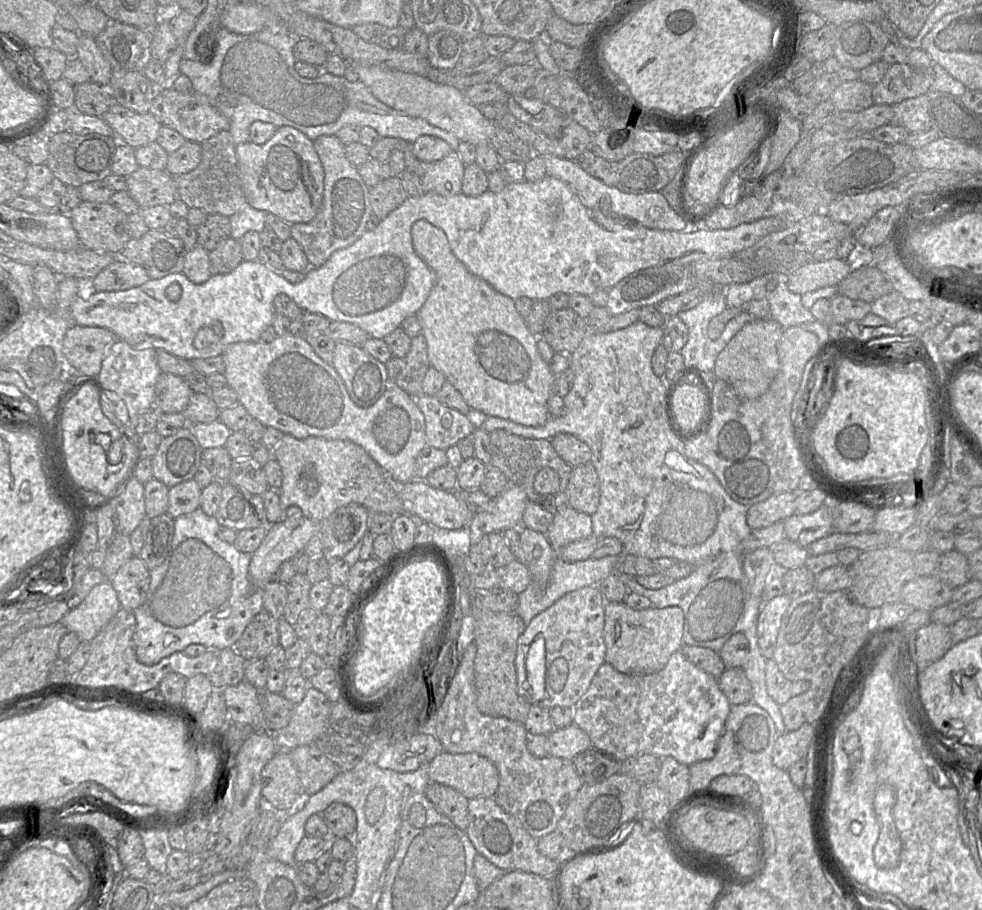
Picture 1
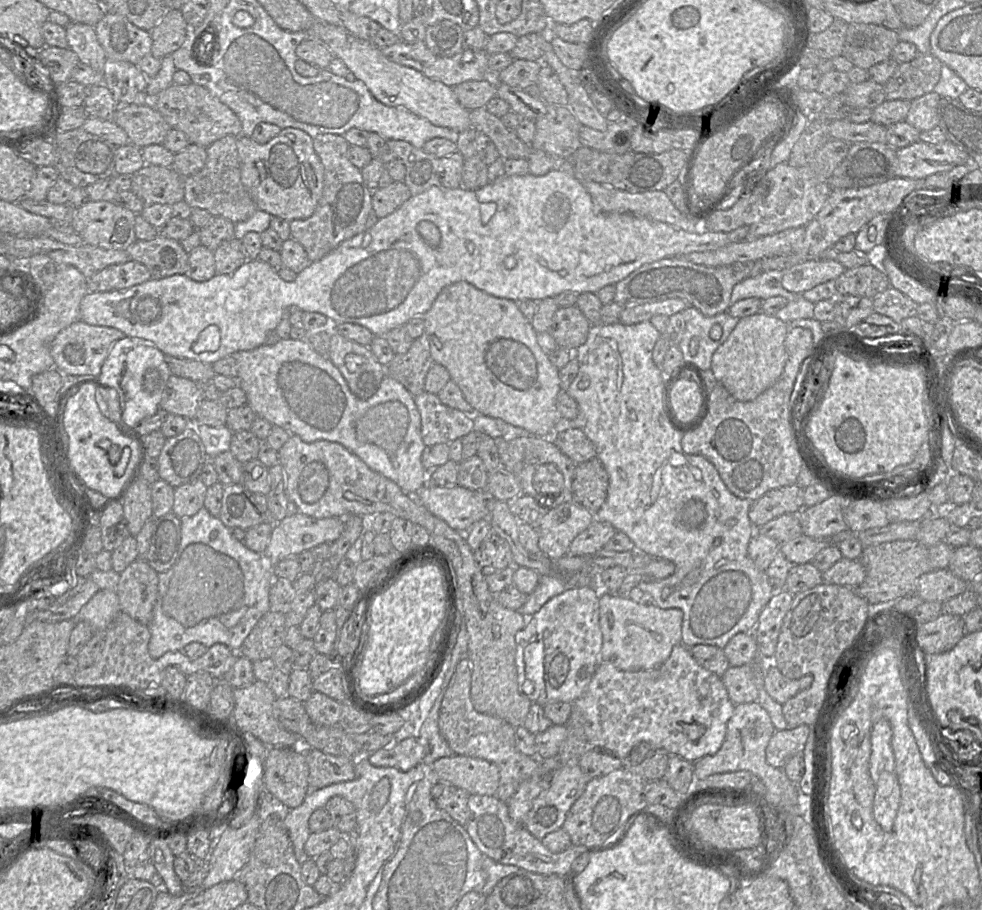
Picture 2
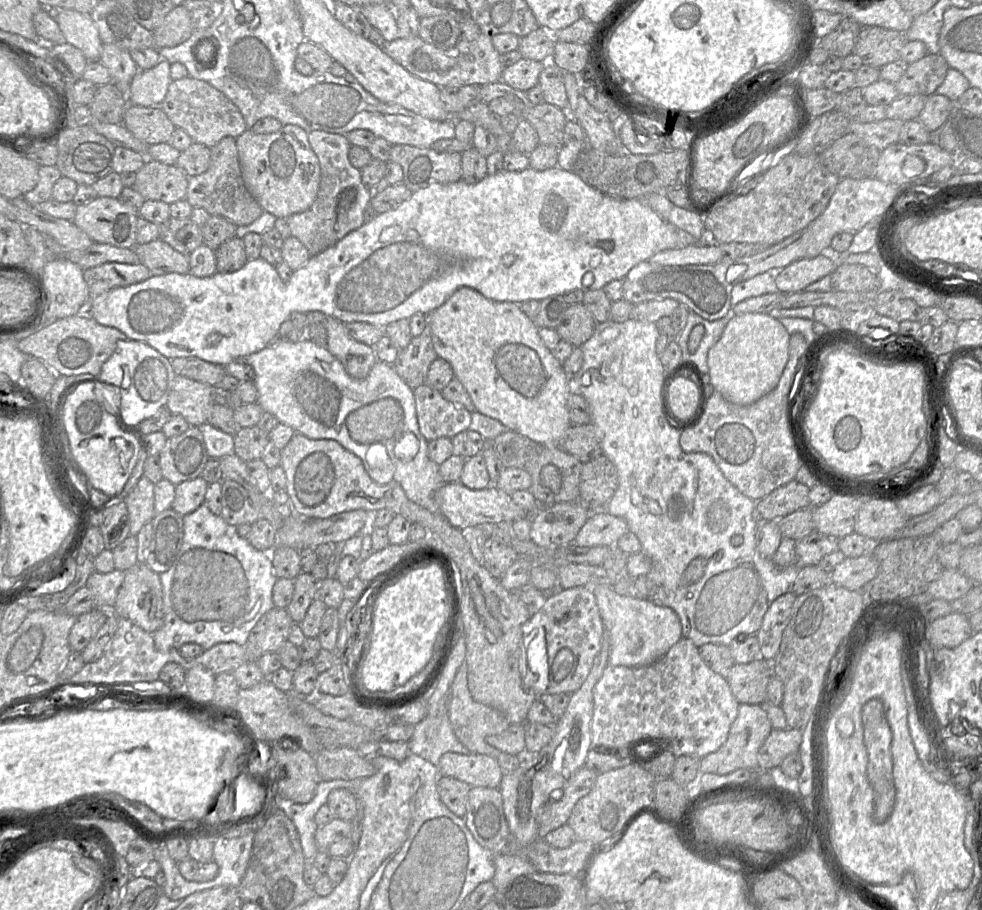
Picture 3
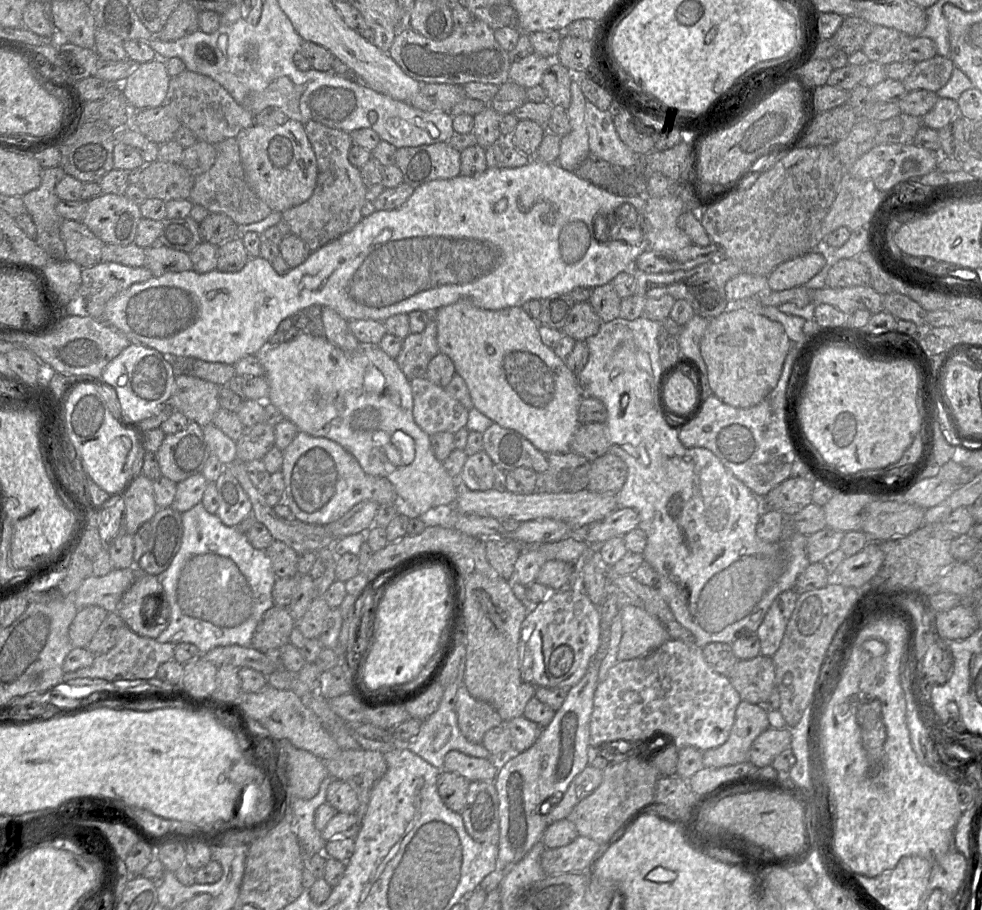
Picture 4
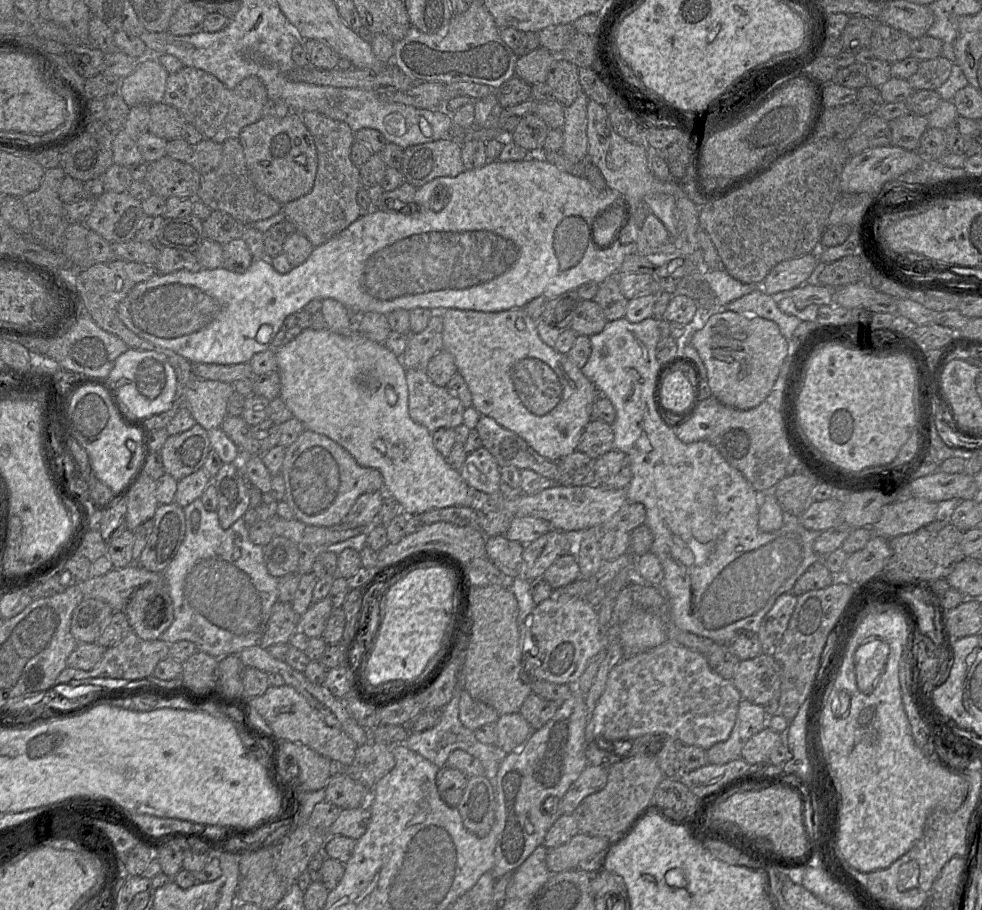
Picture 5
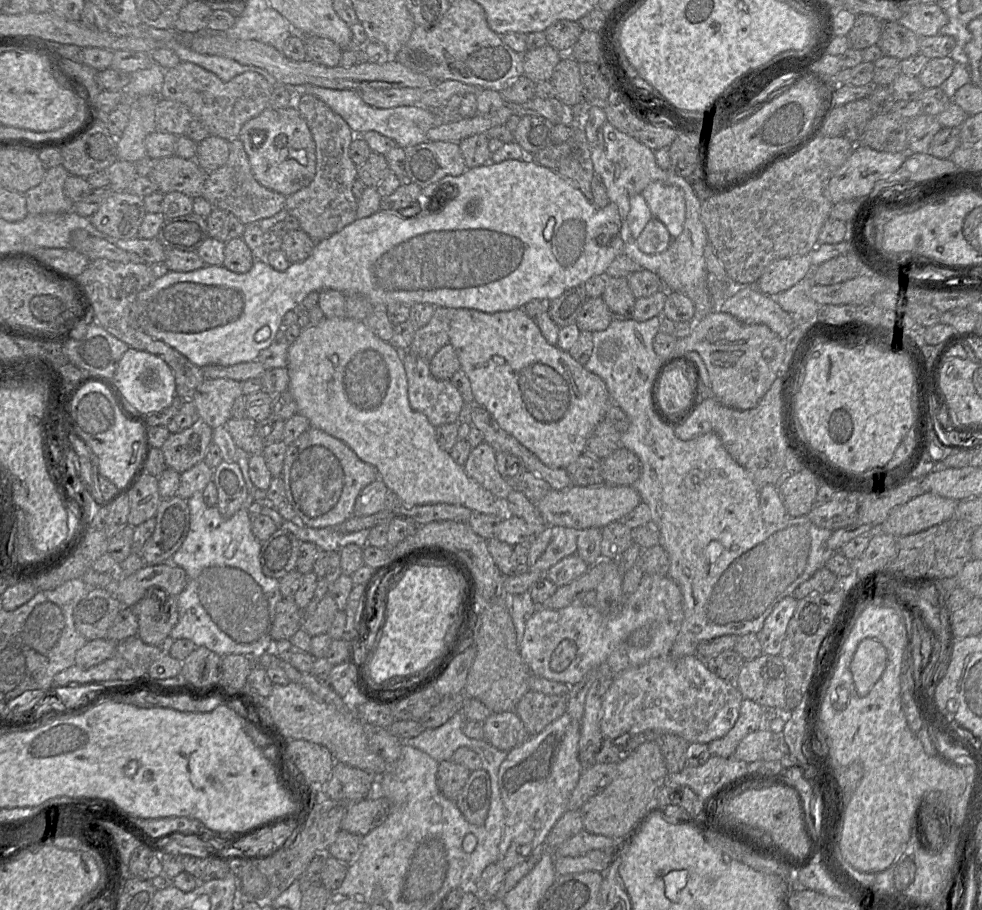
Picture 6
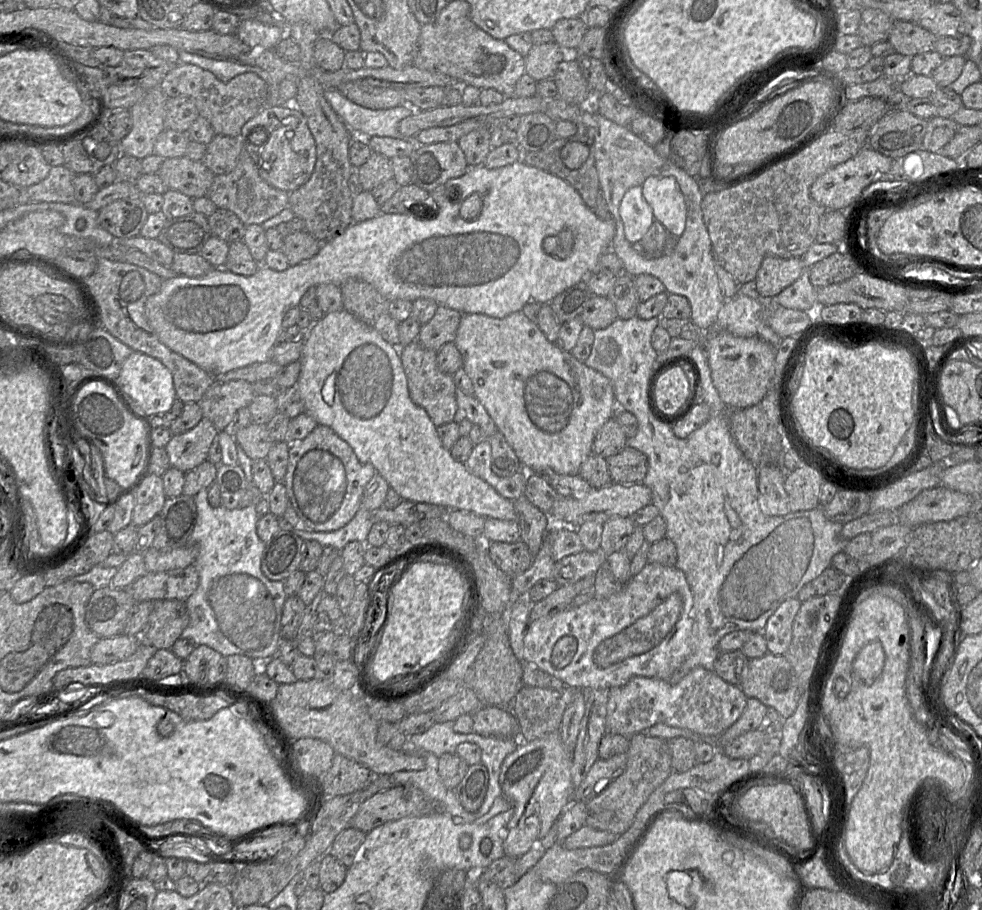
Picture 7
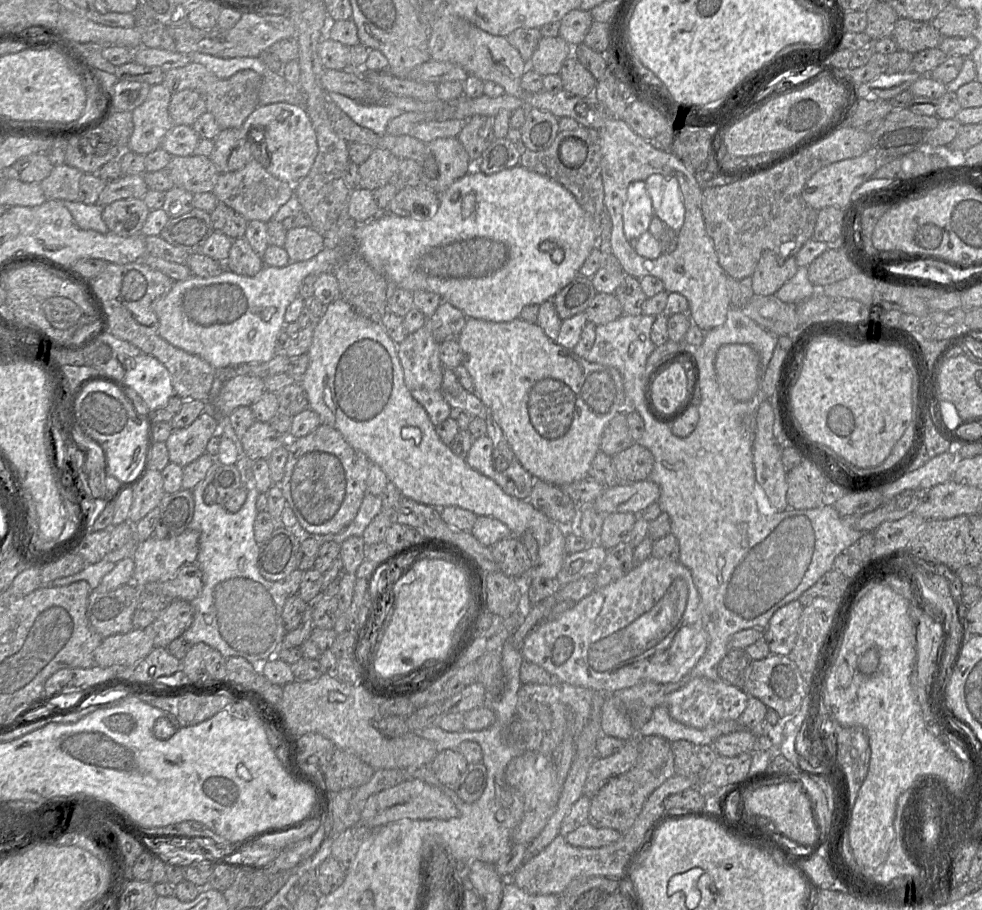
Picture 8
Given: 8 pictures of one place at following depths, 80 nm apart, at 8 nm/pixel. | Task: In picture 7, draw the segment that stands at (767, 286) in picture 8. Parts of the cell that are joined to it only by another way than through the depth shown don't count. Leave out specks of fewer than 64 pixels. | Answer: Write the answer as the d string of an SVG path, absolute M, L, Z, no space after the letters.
M765 256L755 278L760 299L773 299L799 278L803 268L800 257Z

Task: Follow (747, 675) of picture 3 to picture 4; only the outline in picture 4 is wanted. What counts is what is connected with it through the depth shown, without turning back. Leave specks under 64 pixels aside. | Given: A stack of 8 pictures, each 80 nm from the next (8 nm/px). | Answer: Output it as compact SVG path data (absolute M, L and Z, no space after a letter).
M758 655L749 660L738 660L728 679L742 701L765 704L775 687L772 657Z

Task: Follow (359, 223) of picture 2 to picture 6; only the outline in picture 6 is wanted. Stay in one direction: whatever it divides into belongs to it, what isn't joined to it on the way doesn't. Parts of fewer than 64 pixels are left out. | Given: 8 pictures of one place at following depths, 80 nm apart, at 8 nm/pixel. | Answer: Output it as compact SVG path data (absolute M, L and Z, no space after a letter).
M302 94L293 105L305 119L315 142L316 172L307 187L286 197L285 210L299 221L301 230L315 242L320 242L357 219L358 201L352 193L352 186L358 177L358 167L349 155L355 135L341 116L314 95Z

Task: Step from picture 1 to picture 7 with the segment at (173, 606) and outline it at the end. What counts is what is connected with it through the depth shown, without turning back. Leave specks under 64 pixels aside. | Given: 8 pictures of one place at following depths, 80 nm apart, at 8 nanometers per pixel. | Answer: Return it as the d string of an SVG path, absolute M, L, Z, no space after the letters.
M207 488L194 496L196 520L190 534L190 543L198 546L194 565L199 573L197 589L186 600L188 625L181 638L191 640L195 645L205 645L224 657L244 655L257 663L264 663L277 654L281 642L281 616L287 598L283 581L272 581L261 571L261 558L265 543L258 537L256 524L259 518L256 505L227 509L211 506L207 501Z

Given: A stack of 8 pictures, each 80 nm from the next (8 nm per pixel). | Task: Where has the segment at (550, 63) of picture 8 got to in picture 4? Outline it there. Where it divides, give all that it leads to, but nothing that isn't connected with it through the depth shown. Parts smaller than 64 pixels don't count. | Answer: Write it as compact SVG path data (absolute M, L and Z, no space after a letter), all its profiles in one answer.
M534 52L519 61L515 61L511 63L509 69L509 81L526 89L539 85L552 60Z

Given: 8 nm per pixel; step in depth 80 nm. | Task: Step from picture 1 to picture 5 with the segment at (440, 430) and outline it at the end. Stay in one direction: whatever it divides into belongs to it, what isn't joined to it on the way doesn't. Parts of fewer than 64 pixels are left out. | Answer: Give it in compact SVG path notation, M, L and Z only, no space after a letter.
M406 369L408 411L413 421L431 433L463 423L464 406L445 386L434 384L426 371Z

